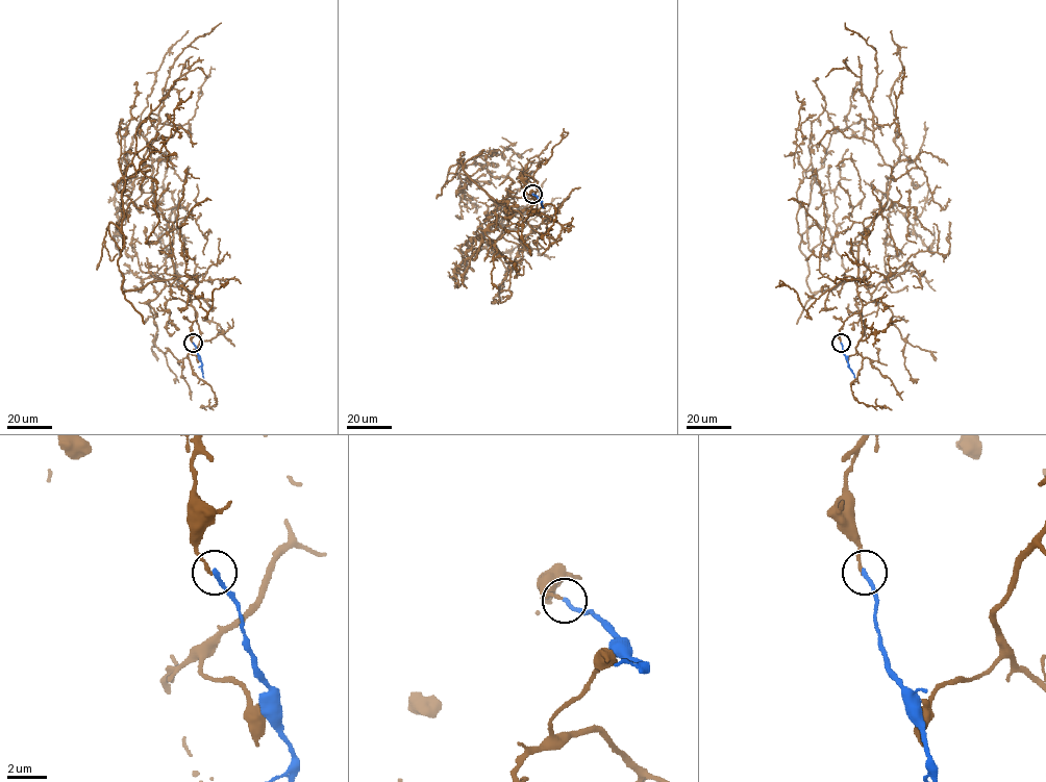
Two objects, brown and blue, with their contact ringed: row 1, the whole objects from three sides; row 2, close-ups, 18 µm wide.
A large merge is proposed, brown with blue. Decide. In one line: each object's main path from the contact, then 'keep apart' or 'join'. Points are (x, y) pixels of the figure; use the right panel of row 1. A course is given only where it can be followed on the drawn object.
brown via (841, 343), (861, 310), (858, 279), (817, 293), (806, 281), (799, 245), (815, 170), (799, 164), (796, 92) | blue via (841, 343), (854, 377) | keep apart

